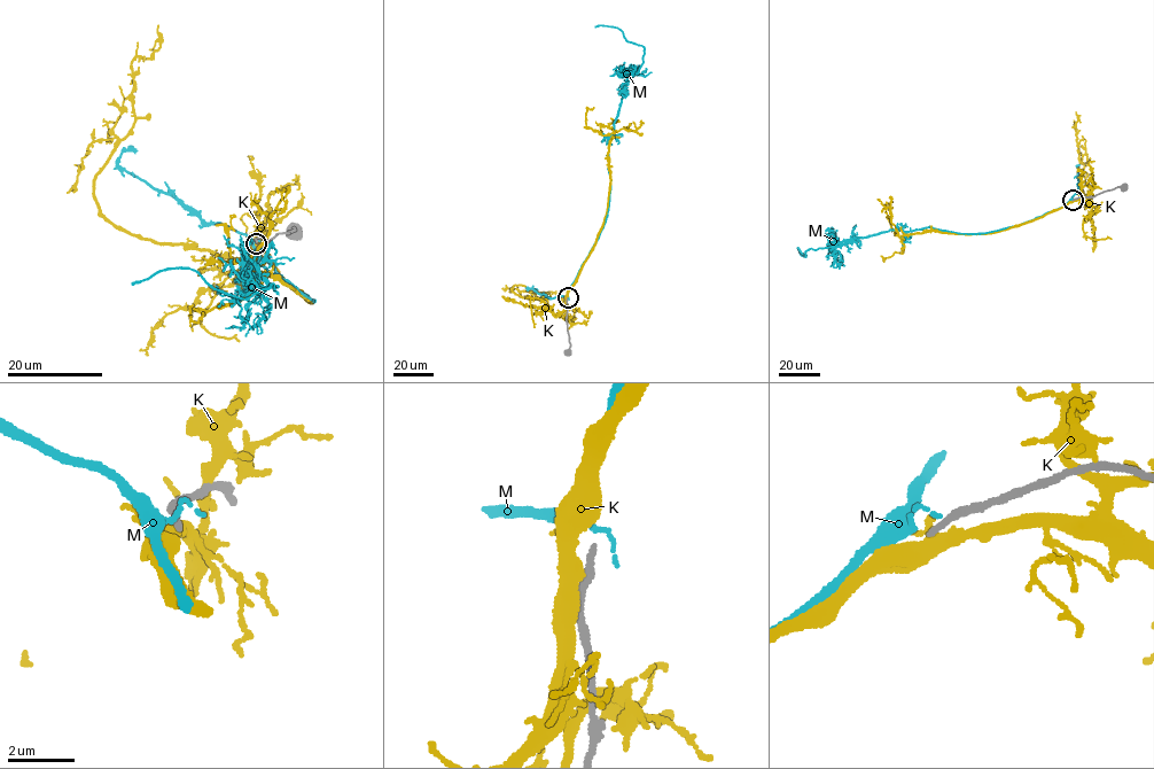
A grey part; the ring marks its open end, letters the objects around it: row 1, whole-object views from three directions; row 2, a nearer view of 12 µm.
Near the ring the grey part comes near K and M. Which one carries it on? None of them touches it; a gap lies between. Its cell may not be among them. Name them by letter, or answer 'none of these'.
none of these

